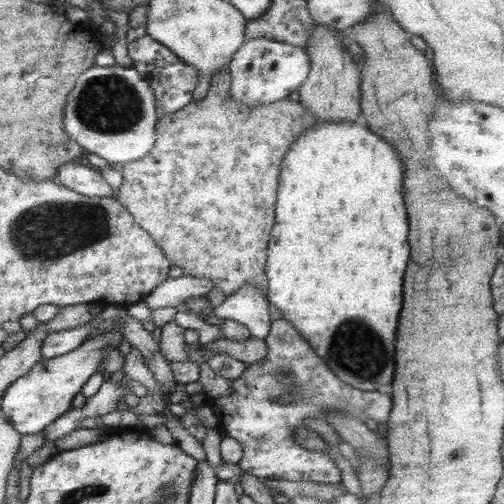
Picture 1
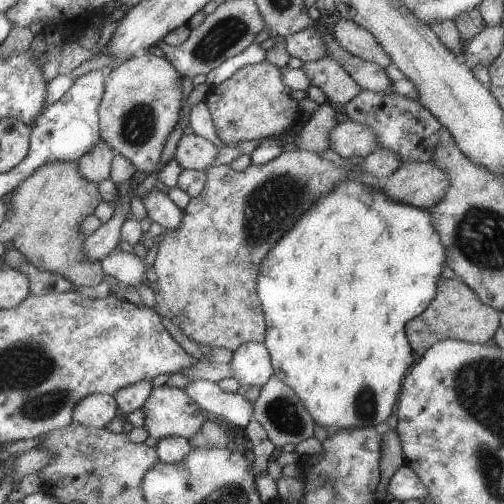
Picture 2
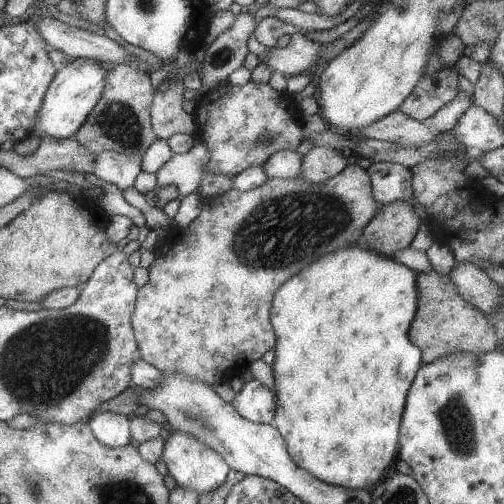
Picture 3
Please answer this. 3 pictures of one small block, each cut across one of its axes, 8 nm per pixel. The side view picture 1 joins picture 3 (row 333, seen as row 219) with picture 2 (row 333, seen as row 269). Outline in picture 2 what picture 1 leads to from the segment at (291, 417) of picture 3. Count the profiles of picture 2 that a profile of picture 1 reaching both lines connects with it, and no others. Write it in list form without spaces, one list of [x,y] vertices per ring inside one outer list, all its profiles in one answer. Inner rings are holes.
[[[359,180],[357,182],[347,182],[337,188],[337,192],[331,192],[325,196],[325,200],[313,208],[297,228],[293,228],[273,250],[271,256],[263,262],[263,276],[259,278],[259,296],[263,300],[265,316],[267,316],[267,348],[273,356],[273,366],[275,366],[275,376],[283,378],[305,402],[309,414],[315,418],[317,426],[323,426],[331,436],[347,430],[361,430],[361,428],[383,428],[387,422],[387,416],[391,414],[395,402],[399,402],[397,396],[401,396],[399,388],[403,388],[407,376],[407,368],[413,364],[413,354],[411,346],[407,342],[407,332],[403,326],[413,320],[415,316],[421,316],[431,300],[437,294],[437,282],[441,278],[441,270],[445,268],[445,246],[441,242],[441,236],[437,234],[429,210],[397,204],[389,200],[383,190],[381,192],[371,192],[367,186],[363,186]]]

